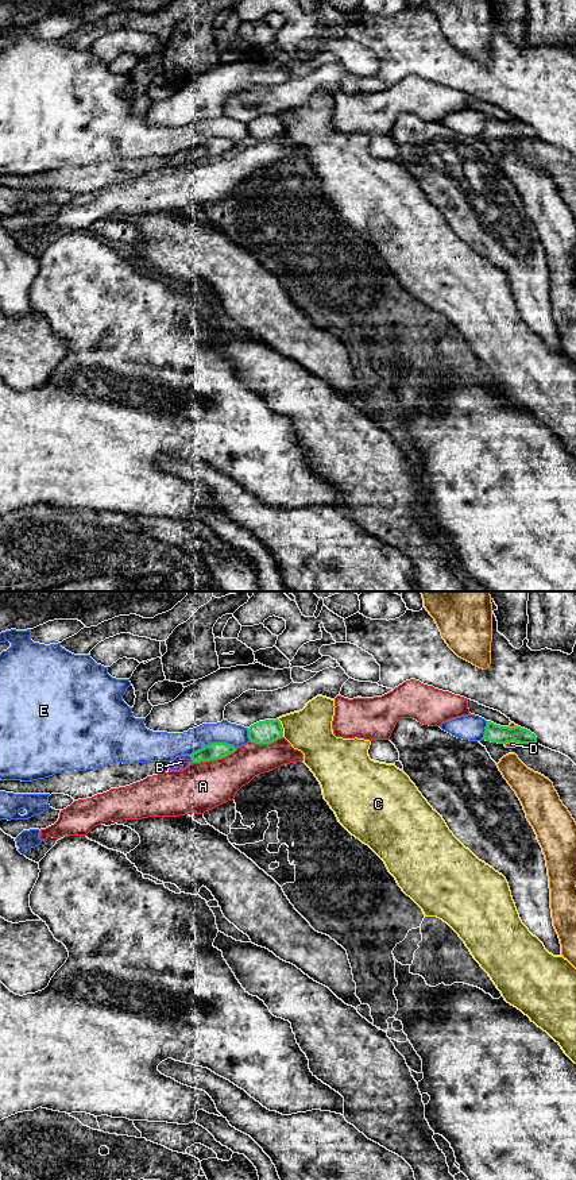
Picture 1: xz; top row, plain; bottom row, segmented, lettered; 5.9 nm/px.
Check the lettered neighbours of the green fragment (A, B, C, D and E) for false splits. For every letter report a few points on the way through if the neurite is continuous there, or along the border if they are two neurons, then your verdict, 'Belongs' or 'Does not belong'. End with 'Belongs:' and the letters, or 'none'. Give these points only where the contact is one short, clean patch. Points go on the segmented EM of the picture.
A: Does not belong
B: Belongs
C: Boundary: xz (277, 718), (282, 727), (283, 736). Does not belong
D: Does not belong
E: Does not belong
Belongs: B

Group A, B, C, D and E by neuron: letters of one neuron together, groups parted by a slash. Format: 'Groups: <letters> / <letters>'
Groups: A / B / C / D / E

